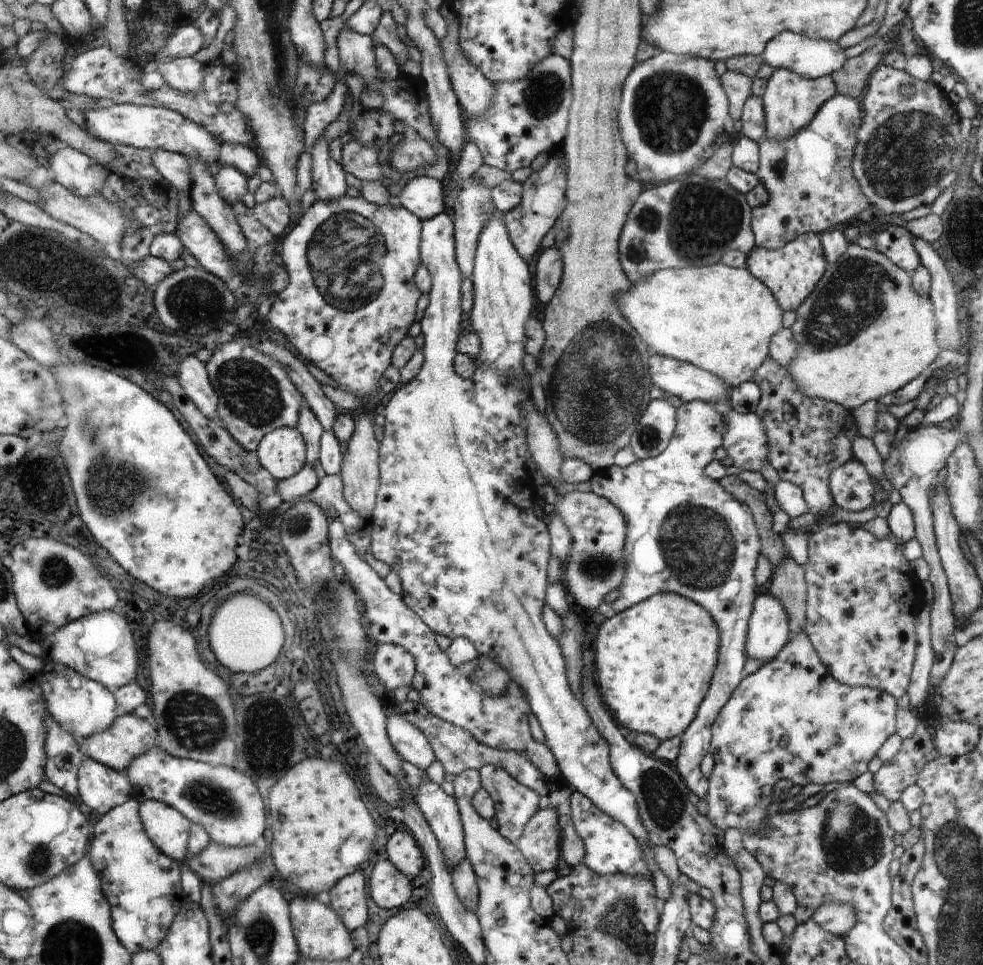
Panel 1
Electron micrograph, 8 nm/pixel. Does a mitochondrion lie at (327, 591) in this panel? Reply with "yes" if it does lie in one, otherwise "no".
yes

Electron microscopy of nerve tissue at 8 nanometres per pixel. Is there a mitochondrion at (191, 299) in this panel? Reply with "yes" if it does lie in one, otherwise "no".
yes

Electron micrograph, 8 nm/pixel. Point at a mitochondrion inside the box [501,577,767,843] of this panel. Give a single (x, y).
(664, 802)

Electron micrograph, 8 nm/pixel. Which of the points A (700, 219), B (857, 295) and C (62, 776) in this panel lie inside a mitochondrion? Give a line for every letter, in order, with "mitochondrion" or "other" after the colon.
A: mitochondrion
B: mitochondrion
C: other

